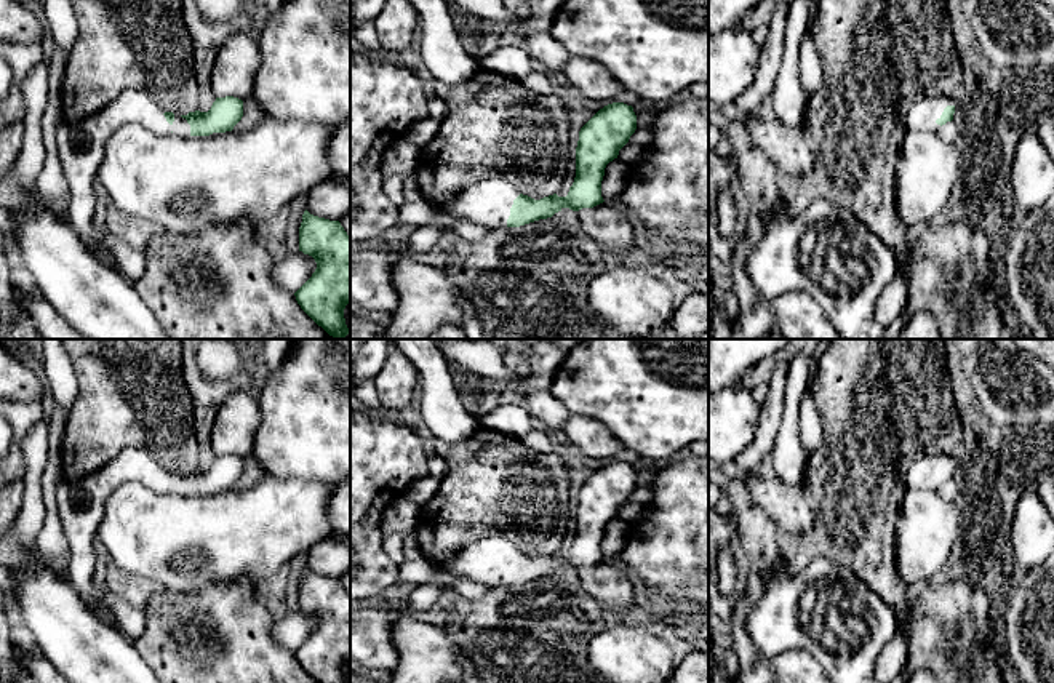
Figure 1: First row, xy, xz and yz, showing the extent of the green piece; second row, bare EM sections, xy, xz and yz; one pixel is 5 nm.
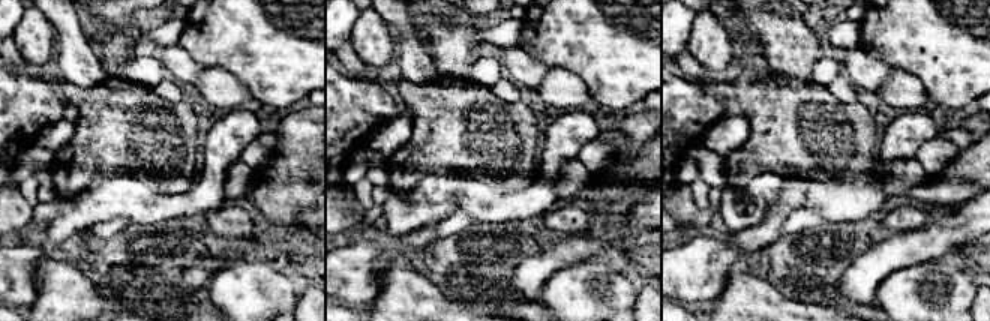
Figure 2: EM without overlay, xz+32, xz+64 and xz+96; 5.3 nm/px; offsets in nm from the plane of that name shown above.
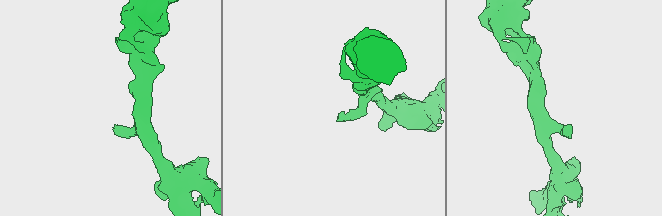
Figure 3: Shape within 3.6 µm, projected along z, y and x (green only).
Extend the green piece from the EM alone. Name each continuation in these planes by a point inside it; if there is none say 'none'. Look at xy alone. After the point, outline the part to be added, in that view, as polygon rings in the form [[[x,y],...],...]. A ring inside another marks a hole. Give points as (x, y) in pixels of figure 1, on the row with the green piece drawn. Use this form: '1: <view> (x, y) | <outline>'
1: xy (80, 144) | [[[139,90],[123,91],[114,102],[85,120],[62,120],[56,131],[58,152],[69,182],[64,218],[93,256],[117,269],[114,254],[102,251],[93,238],[96,206],[94,179],[109,138],[125,125],[142,125],[160,134],[190,136],[190,125],[179,114],[170,125],[162,102]]]

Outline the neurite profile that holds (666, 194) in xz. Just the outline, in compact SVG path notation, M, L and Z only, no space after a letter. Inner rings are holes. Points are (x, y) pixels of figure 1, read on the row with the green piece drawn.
M689 98L657 114L653 141L641 158L629 165L616 203L640 232L664 248L709 254L709 98Z

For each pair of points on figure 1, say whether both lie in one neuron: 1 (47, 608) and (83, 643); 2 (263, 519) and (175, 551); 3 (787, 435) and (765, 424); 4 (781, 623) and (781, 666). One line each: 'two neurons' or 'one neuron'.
1: one neuron
2: one neuron
3: two neurons
4: two neurons

